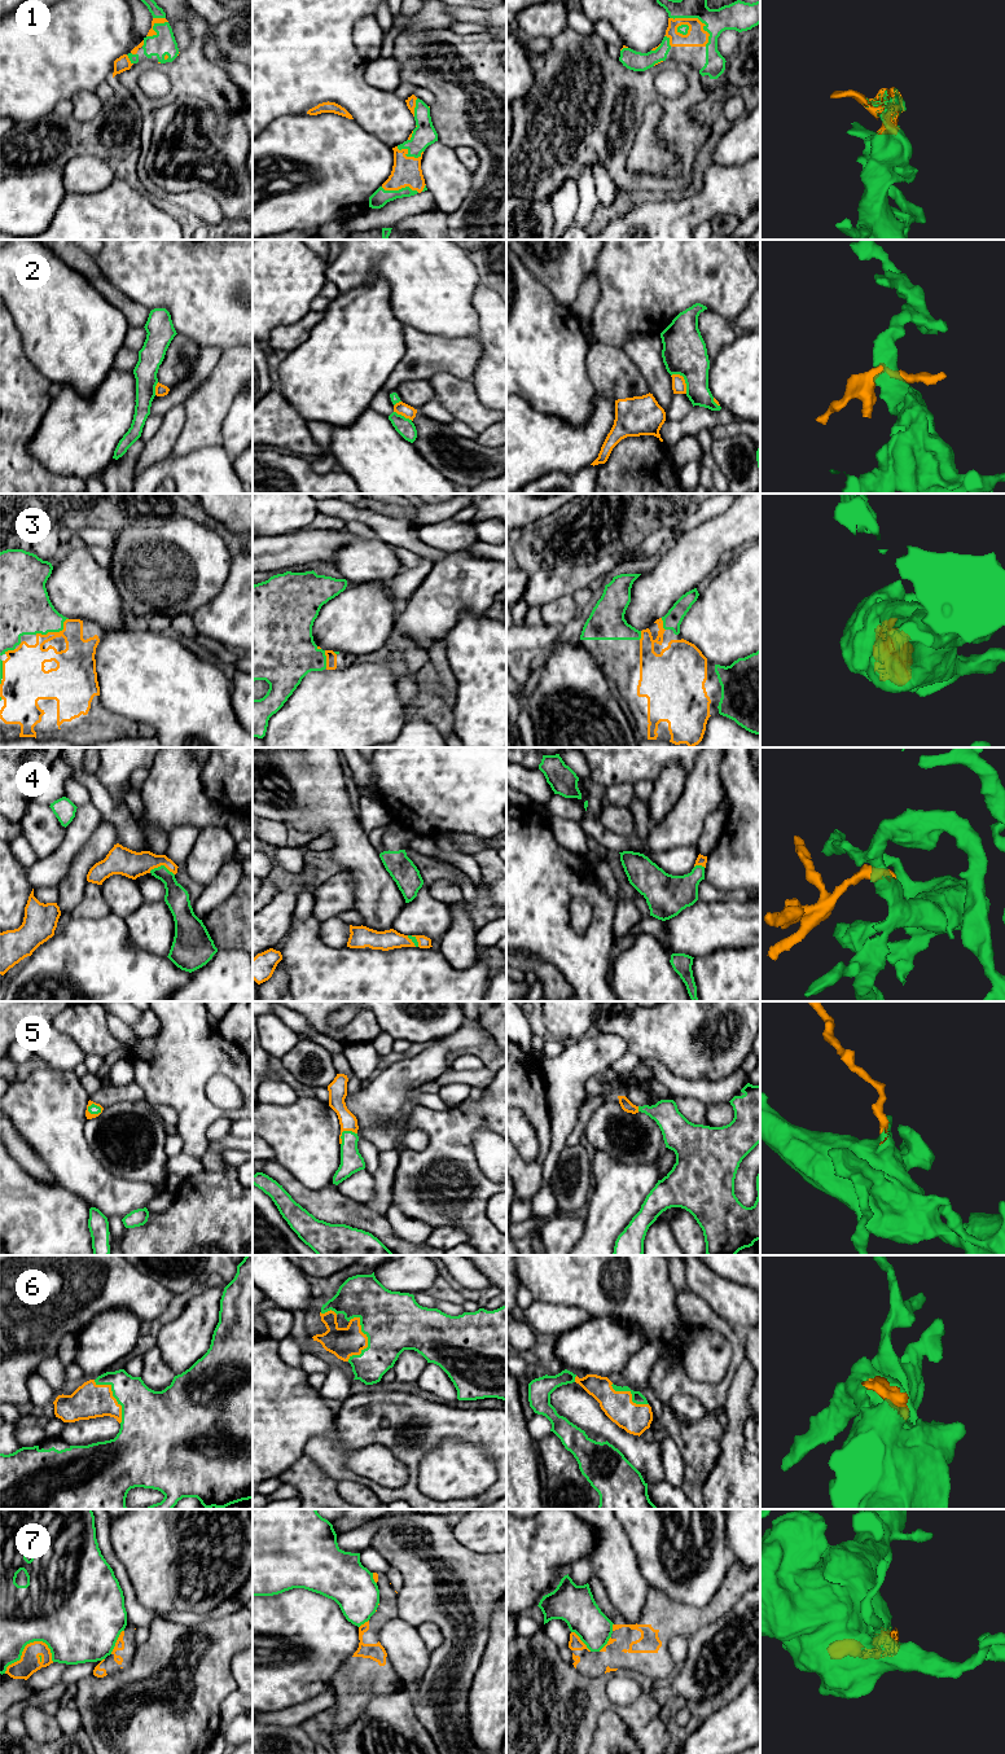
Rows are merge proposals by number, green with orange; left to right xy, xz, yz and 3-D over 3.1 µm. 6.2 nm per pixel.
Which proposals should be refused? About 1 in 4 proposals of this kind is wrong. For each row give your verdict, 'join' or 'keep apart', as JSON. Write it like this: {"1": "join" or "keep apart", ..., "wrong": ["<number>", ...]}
{"1": "join", "2": "keep apart", "3": "join", "4": "join", "5": "join", "6": "join", "7": "keep apart", "wrong": ["2", "7"]}

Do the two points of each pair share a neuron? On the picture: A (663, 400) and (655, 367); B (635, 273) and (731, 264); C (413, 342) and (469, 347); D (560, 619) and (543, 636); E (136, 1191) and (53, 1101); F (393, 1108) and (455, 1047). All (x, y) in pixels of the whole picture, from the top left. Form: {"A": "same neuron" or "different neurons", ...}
{"A": "same neuron", "B": "same neuron", "C": "same neuron", "D": "different neurons", "E": "same neuron", "F": "same neuron"}

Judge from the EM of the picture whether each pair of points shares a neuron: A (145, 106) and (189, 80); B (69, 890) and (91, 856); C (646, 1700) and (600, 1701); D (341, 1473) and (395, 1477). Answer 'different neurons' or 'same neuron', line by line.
A: same neuron
B: same neuron
C: same neuron
D: different neurons

